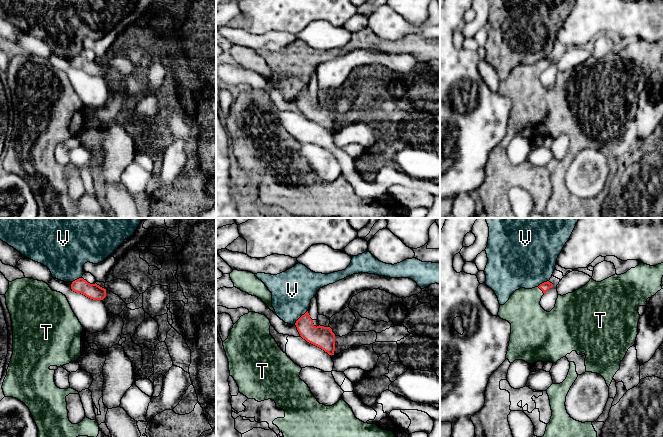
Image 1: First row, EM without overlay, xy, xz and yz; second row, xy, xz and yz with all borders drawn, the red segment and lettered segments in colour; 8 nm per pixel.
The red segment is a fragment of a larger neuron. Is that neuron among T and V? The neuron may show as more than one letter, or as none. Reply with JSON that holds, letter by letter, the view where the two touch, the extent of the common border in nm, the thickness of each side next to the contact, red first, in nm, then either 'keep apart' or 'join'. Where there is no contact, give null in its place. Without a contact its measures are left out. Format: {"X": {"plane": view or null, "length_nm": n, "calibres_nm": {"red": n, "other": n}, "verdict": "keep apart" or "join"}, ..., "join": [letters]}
{"T": {"plane": "yz", "length_nm": 80, "calibres_nm": {"red": 70, "other": 300}, "verdict": "join"}, "V": {"plane": "xz", "length_nm": 160, "calibres_nm": {"red": 170, "other": 320}, "verdict": "keep apart"}, "join": ["T"]}

